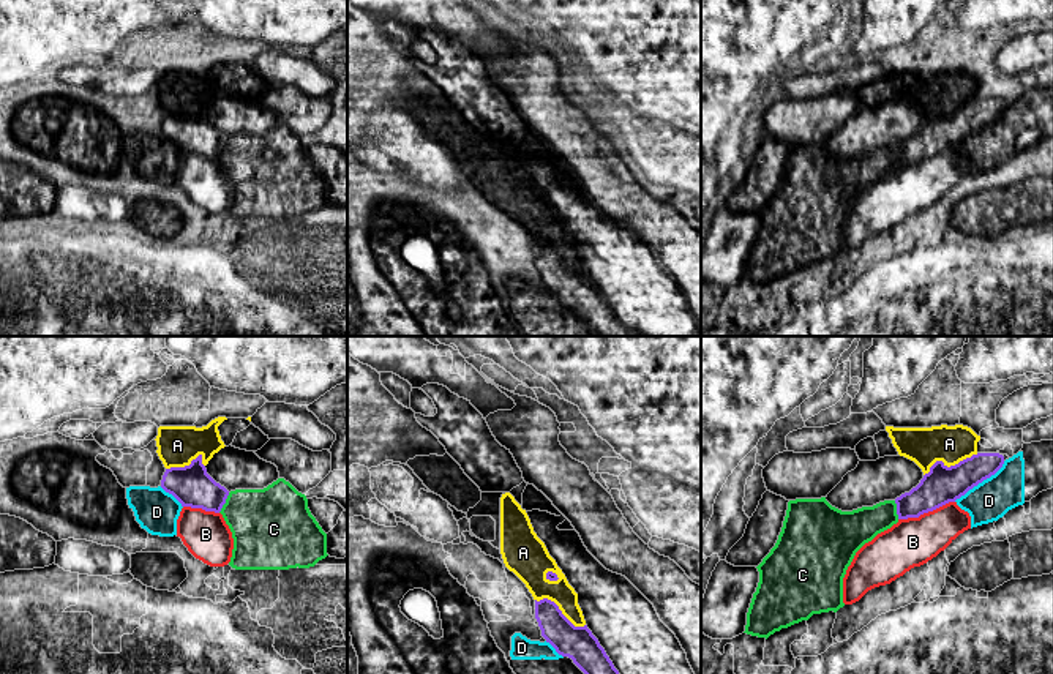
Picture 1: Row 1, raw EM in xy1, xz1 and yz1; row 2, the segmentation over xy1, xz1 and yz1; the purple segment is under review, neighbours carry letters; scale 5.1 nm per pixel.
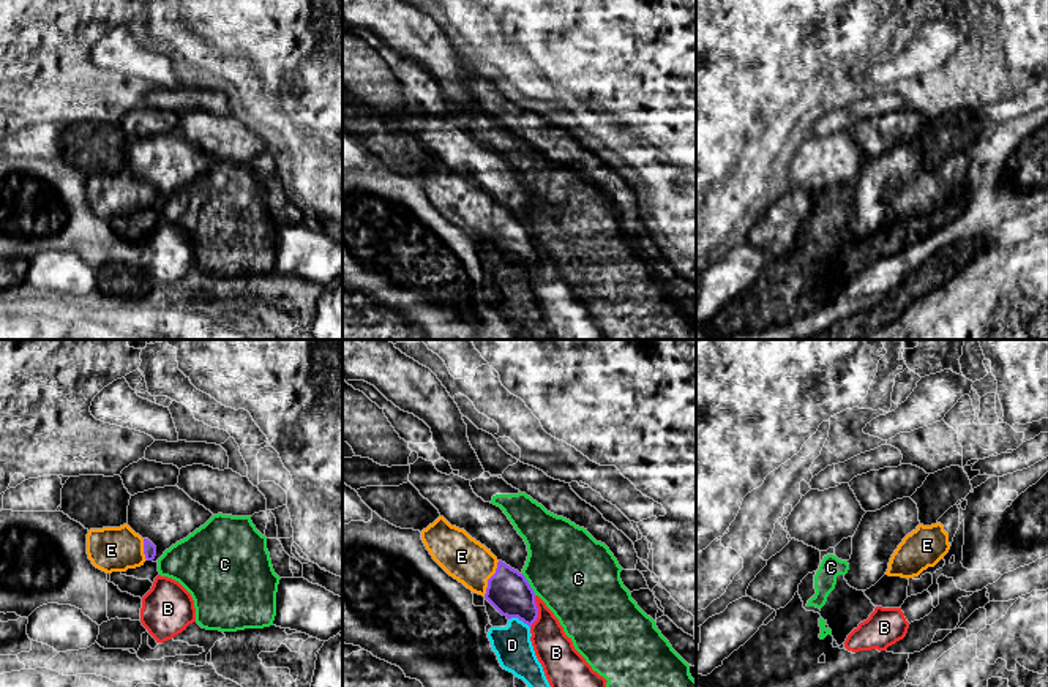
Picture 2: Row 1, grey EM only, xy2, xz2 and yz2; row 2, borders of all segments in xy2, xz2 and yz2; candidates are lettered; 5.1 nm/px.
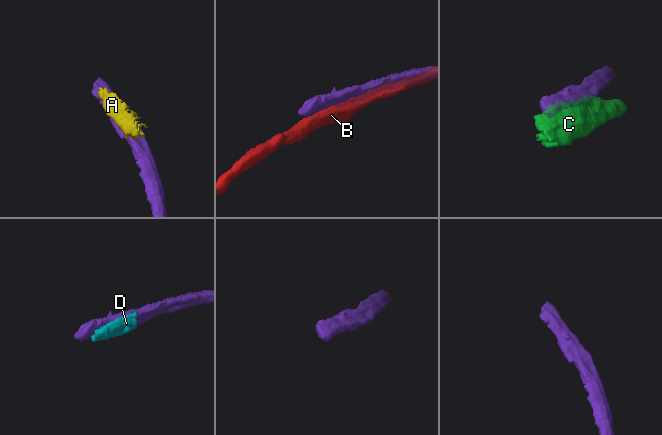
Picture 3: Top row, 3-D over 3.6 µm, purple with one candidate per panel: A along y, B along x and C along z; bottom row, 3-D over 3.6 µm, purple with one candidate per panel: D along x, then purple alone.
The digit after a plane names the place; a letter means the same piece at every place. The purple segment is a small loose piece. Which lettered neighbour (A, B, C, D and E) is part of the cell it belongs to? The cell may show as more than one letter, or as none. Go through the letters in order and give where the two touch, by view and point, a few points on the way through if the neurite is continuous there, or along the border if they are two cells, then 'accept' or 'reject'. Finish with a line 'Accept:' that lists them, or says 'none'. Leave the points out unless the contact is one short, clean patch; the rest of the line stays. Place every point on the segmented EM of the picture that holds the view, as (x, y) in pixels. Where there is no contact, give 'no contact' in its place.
A: meets purple in yz1 at (951, 466); reject
B: meets purple in yz1 at (925, 512); reject
C: meets purple in xz2 at (529, 585); reject
D: meets purple in yz1 at (979, 482); reject
E: meets purple in xz2 at (490, 578); runs through xz2 (509, 591), (490, 578), (461, 556); accept
Accept: E

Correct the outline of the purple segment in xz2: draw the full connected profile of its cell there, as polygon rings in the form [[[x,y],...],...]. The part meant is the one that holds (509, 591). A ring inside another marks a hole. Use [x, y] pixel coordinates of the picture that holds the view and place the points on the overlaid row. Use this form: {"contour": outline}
{"contour": [[[444,516],[421,531],[421,540],[432,559],[467,589],[483,595],[507,619],[518,618],[529,627],[538,618],[535,592],[522,573],[499,561],[491,550],[472,539],[464,529],[451,526]]]}

